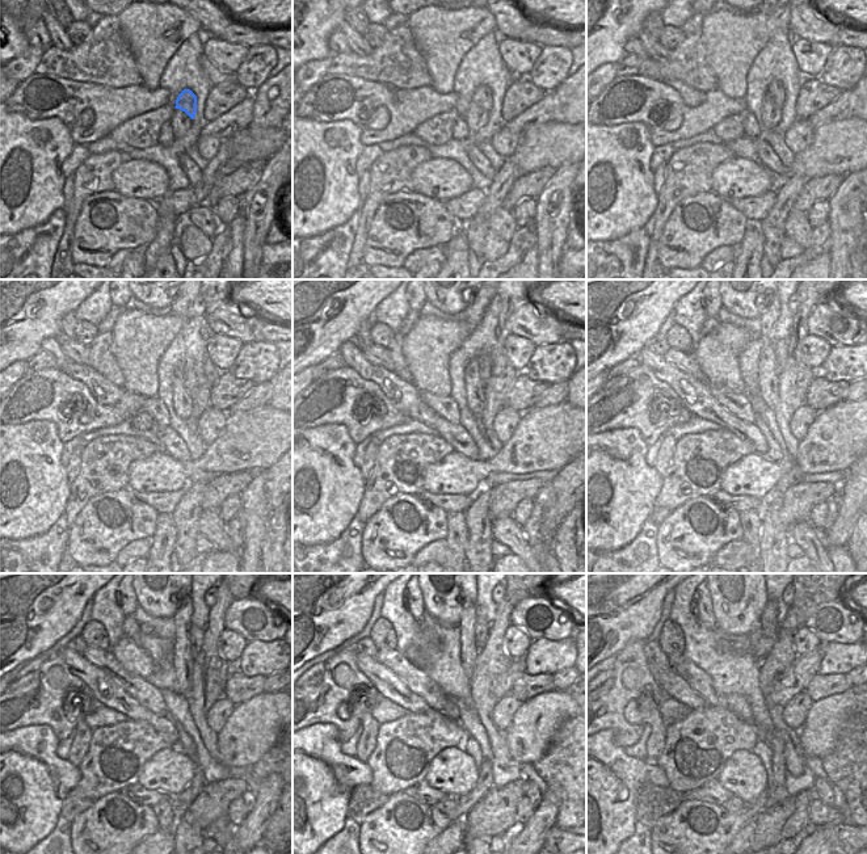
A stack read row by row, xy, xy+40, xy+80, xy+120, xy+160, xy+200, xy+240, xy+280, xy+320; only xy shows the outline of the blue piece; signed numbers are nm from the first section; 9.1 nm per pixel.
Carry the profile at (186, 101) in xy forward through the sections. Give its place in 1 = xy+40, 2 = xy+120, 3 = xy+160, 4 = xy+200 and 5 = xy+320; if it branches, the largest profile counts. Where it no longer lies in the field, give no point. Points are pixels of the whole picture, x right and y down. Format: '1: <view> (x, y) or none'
1: xy+40 (482, 96)
2: xy+120 (190, 382)
3: xy+160 (484, 360)
4: xy+200 (781, 346)
5: xy+320 (769, 623)

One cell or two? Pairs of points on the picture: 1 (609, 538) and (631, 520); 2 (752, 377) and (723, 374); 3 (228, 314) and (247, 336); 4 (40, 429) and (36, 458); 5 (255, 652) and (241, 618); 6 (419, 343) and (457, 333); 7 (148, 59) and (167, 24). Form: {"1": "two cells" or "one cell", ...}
{"1": "one cell", "2": "two cells", "3": "one cell", "4": "one cell", "5": "two cells", "6": "one cell", "7": "one cell"}

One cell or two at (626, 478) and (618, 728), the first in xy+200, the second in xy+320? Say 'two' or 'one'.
two

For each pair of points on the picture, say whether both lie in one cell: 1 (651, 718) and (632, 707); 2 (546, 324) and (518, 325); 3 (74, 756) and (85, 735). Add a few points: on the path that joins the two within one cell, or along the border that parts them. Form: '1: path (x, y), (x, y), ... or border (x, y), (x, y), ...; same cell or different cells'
1: path (645, 718), (636, 712); same cell
2: path (539, 324), (525, 324); same cell
3: path (78, 751), (81, 740); same cell

